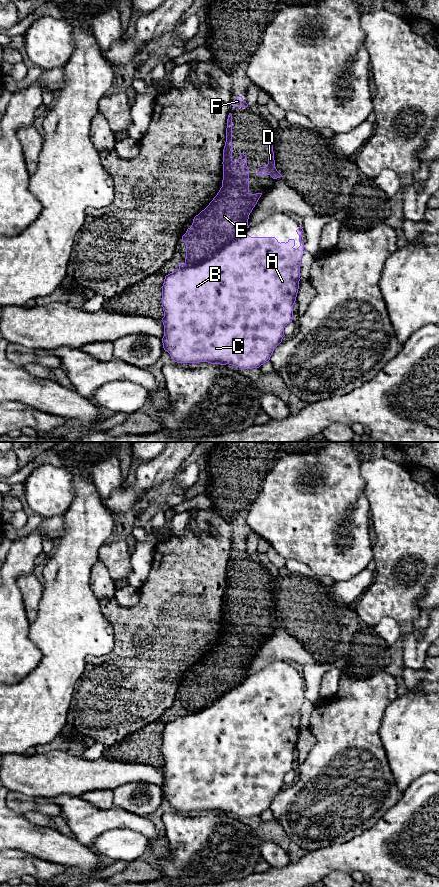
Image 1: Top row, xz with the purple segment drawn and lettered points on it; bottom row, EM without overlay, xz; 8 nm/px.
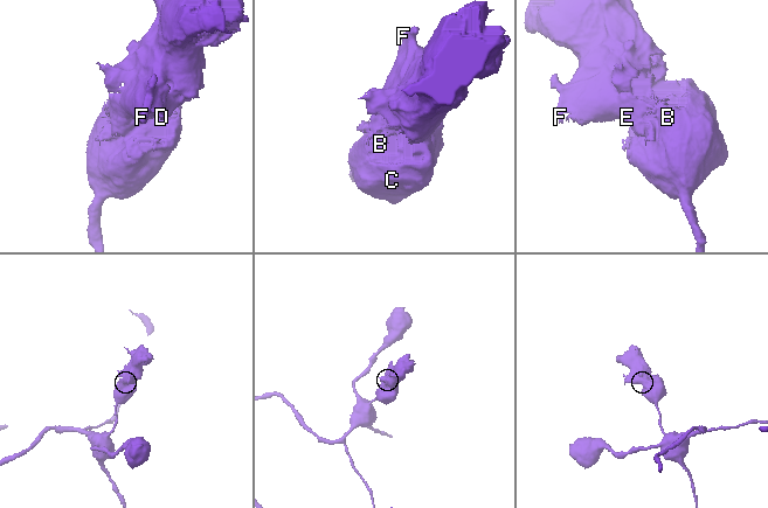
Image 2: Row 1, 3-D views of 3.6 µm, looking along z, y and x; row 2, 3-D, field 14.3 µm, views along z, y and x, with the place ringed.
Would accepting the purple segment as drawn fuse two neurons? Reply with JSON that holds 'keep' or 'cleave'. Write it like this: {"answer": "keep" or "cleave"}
{"answer": "cleave"}

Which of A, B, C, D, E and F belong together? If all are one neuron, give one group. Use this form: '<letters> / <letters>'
A B C / D E F

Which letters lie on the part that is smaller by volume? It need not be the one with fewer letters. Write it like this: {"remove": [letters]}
{"remove": ["D", "E", "F"]}

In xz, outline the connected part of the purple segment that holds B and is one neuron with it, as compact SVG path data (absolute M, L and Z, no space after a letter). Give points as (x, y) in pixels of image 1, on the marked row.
M206 226L203 231L195 231L188 228L182 236L182 241L186 243L186 258L184 264L179 264L179 268L165 276L162 286L162 307L164 317L162 322L164 325L164 336L162 338L163 348L167 351L173 361L177 363L199 363L208 362L211 364L232 365L243 369L259 368L270 360L274 349L282 342L284 328L293 320L293 305L296 301L299 281L301 259L305 252L304 242L301 241L302 227L296 232L299 235L300 246L295 249L295 240L289 239L286 243L279 242L275 237L251 237L245 234L246 229L237 235L229 235L226 240L216 241L216 226Z

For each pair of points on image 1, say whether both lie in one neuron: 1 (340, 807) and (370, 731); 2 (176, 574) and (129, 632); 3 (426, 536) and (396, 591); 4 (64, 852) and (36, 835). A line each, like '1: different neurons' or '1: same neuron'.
1: same neuron
2: same neuron
3: same neuron
4: same neuron

